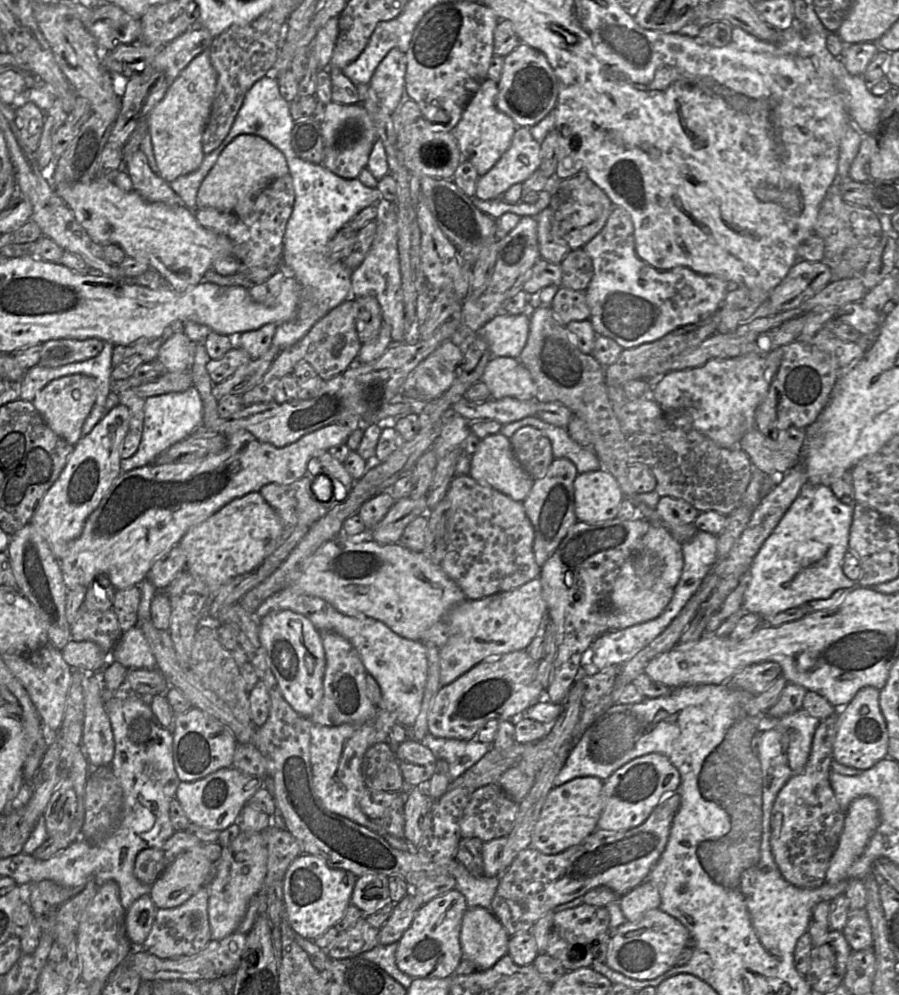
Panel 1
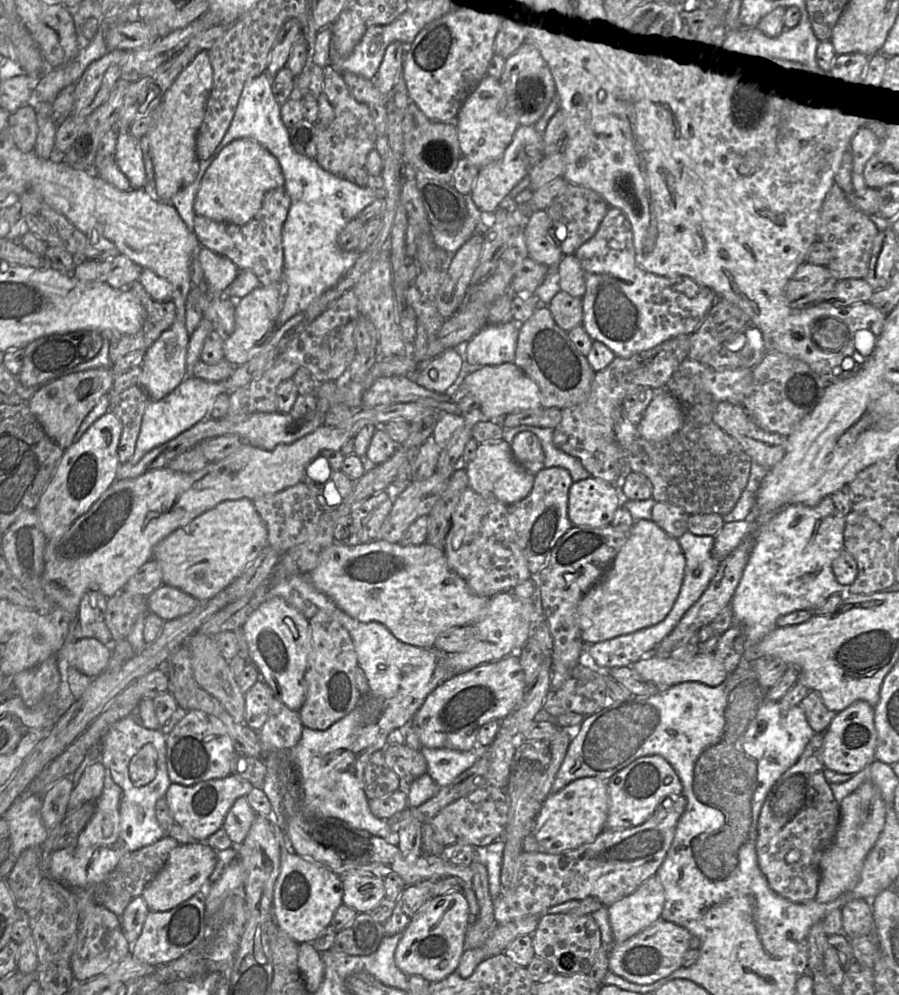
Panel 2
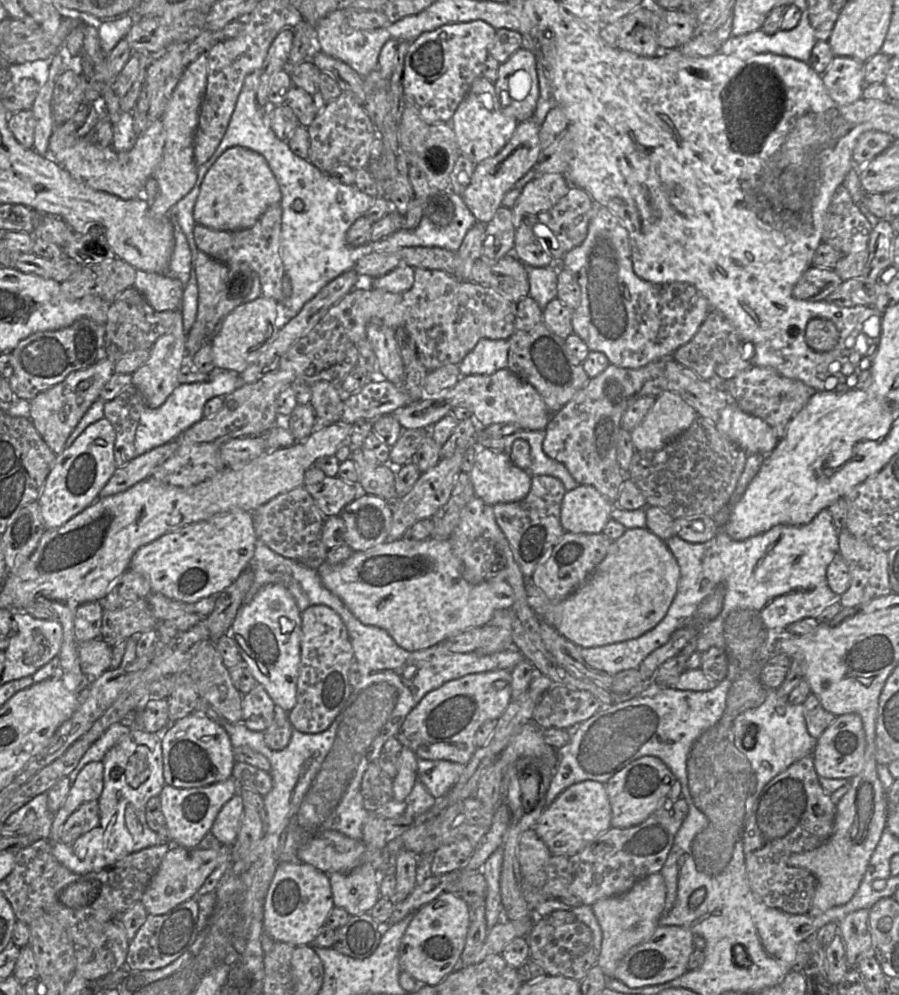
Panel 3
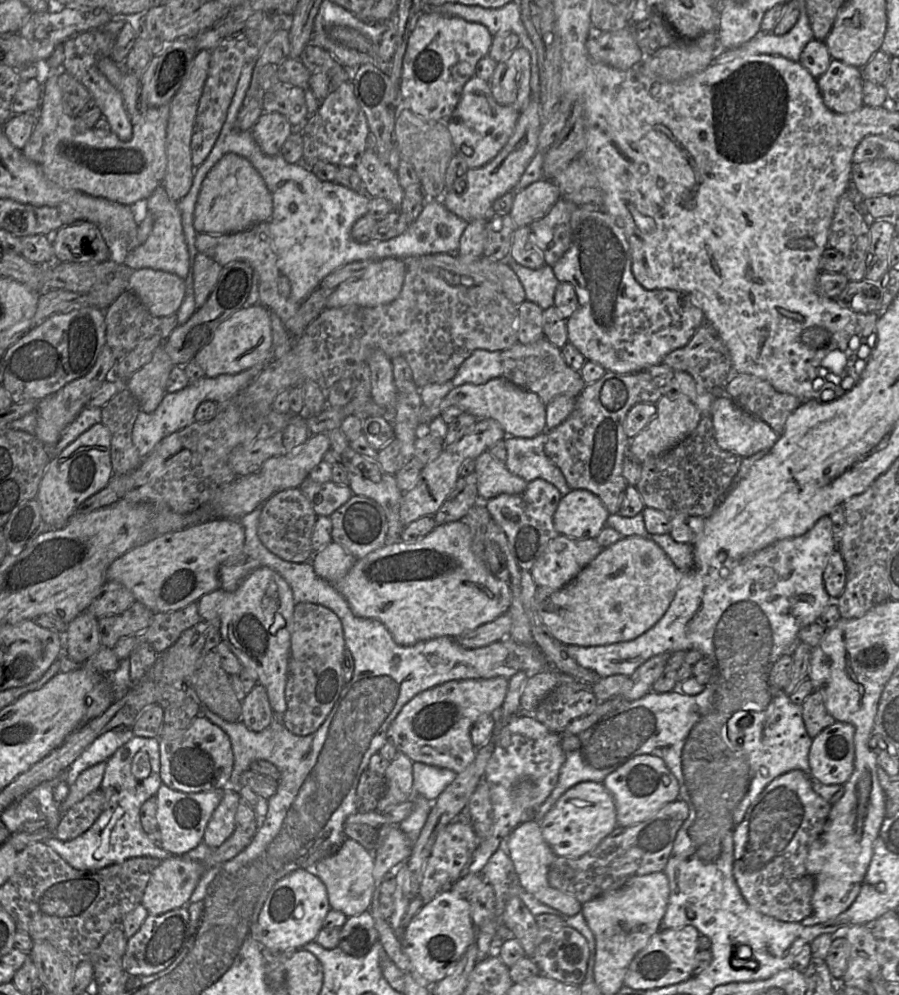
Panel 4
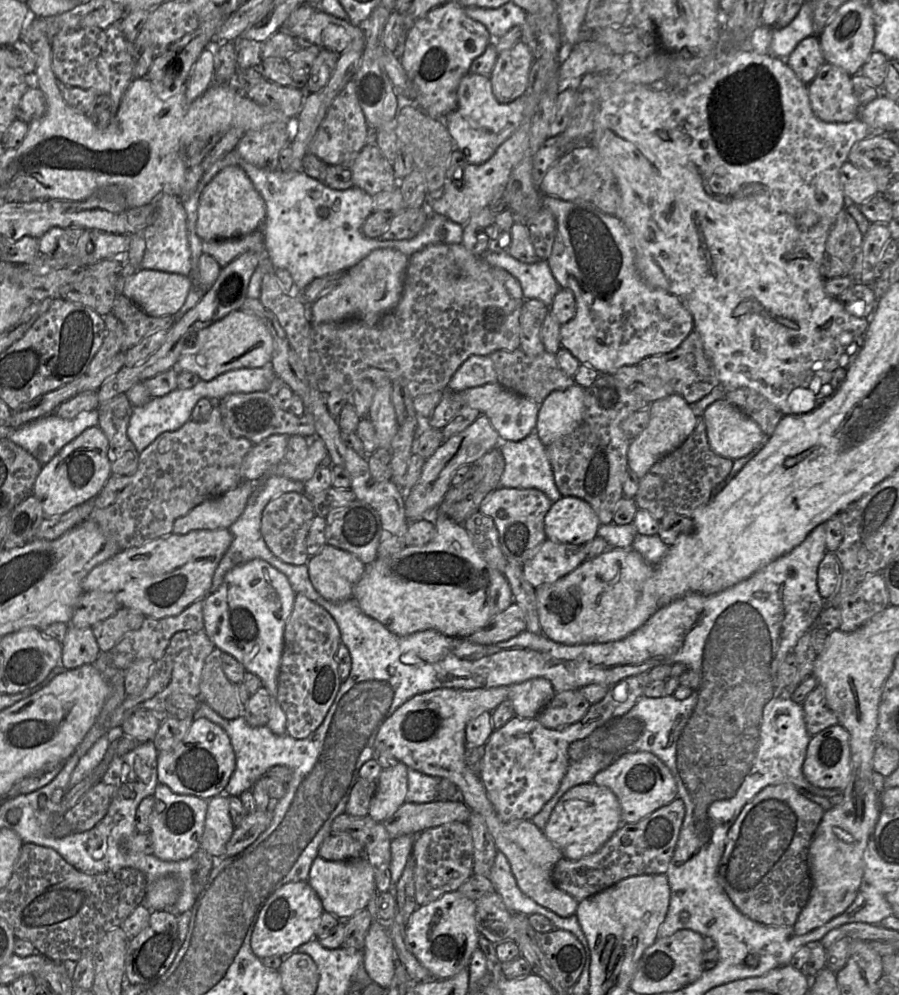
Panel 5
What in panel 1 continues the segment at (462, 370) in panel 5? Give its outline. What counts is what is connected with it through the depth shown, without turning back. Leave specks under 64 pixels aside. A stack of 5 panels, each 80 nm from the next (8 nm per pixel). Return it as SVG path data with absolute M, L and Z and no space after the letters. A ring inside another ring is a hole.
M498 313L478 332L489 345L492 357L519 359L529 335L529 313L509 315Z

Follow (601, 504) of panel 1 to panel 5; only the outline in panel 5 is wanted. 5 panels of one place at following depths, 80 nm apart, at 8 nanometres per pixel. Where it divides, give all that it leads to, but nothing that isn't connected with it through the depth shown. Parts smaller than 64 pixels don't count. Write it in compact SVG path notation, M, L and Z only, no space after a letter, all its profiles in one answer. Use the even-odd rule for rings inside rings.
M565 496L555 502L544 520L548 540L583 546L597 536L601 523L585 501Z

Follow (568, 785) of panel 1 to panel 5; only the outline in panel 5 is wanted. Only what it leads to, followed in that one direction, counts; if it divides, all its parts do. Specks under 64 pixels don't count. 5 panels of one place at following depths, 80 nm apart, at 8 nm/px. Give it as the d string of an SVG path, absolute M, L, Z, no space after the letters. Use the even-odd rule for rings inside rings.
M585 783L562 795L543 833L561 851L563 857L579 860L598 851L622 824L621 805L614 792L595 783Z

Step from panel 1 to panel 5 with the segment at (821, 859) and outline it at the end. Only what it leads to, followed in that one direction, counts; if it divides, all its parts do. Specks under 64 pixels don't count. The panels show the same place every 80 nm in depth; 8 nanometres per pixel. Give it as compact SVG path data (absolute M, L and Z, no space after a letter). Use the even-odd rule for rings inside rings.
M792 784L763 788L741 810L727 833L726 845L716 870L716 880L744 916L767 926L793 926L811 891L808 849L824 815L824 809L799 793Z

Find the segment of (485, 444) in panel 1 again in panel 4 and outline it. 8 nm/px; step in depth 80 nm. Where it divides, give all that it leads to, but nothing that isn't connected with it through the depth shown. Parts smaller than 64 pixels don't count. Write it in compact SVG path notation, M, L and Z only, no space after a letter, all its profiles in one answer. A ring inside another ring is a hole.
M489 451L483 452L475 463L474 472L477 475L477 487L479 501L485 502L500 494L519 494L522 493L528 485L523 478L512 474L506 467L506 464L498 461Z

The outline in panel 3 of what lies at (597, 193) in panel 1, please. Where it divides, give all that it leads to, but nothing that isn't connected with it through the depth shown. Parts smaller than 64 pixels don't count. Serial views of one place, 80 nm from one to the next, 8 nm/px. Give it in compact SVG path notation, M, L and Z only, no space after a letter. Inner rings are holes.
M571 186L564 195L551 209L539 213L538 224L545 225L549 233L544 233L547 243L542 244L546 247L555 262L560 262L567 252L579 246L586 238L589 222L594 215L595 205L591 196L583 189Z

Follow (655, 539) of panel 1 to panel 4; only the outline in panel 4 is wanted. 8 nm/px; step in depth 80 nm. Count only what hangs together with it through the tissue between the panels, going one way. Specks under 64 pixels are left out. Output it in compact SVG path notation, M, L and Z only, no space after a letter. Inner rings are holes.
M622 537L590 562L561 589L537 587L537 612L561 643L592 647L633 640L652 628L665 614L680 581L680 572L651 539Z

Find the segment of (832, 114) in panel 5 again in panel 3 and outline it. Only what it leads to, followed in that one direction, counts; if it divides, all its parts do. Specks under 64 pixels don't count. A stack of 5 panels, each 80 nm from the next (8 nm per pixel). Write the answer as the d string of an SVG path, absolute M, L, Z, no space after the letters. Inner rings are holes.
M835 56L822 75L830 97L840 105L849 105L862 97L865 63L844 56Z

